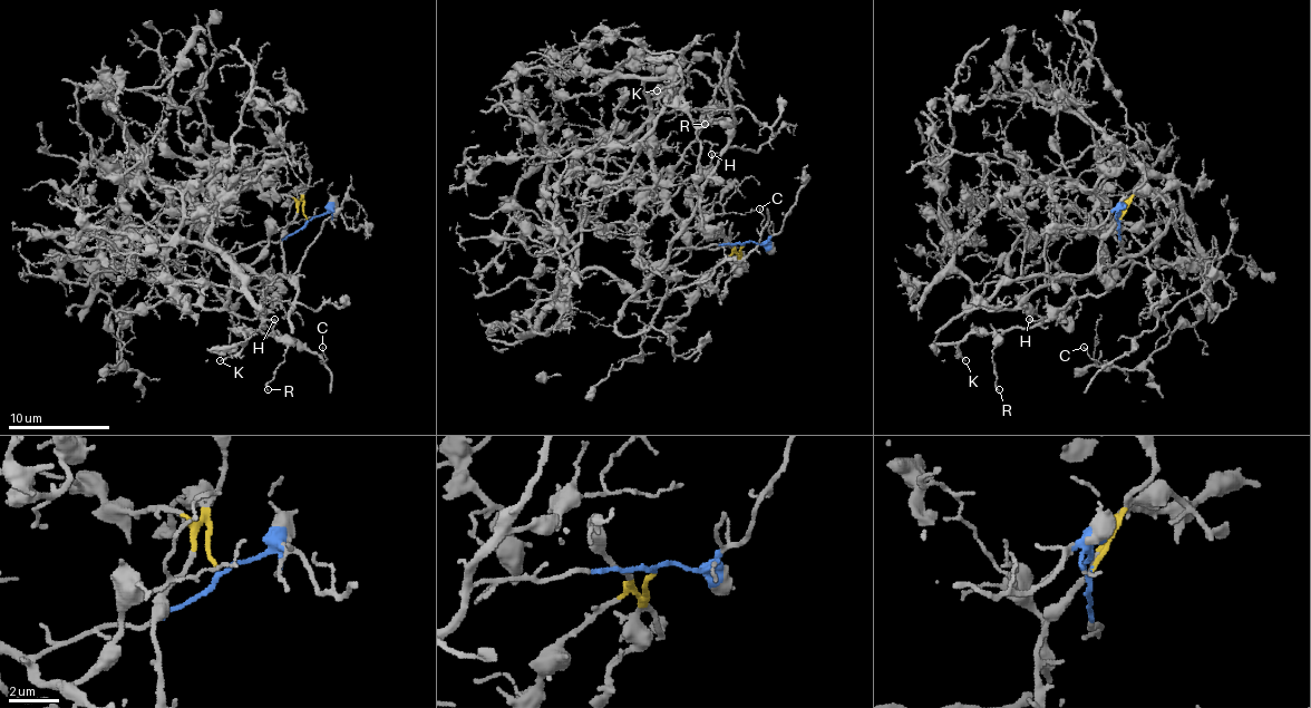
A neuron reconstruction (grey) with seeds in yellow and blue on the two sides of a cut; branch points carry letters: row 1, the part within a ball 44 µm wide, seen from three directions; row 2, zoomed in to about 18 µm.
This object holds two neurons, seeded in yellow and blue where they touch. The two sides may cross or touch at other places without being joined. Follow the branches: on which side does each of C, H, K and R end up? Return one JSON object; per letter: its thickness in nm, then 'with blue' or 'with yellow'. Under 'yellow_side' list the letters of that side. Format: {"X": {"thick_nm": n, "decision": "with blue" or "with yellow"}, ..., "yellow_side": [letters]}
{"C": {"thick_nm": 110, "decision": "with blue"}, "H": {"thick_nm": 120, "decision": "with yellow"}, "K": {"thick_nm": 110, "decision": "with yellow"}, "R": {"thick_nm": 140, "decision": "with yellow"}, "yellow_side": ["H", "K", "R"]}

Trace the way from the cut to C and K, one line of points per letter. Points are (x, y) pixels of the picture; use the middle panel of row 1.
C: (745, 244), (671, 252), (615, 320), (621, 336), (643, 332), (671, 290), (747, 254), (760, 242), (760, 209)
K: (745, 244), (737, 252), (719, 224), (707, 232), (701, 226), (697, 123), (679, 83), (657, 90)

